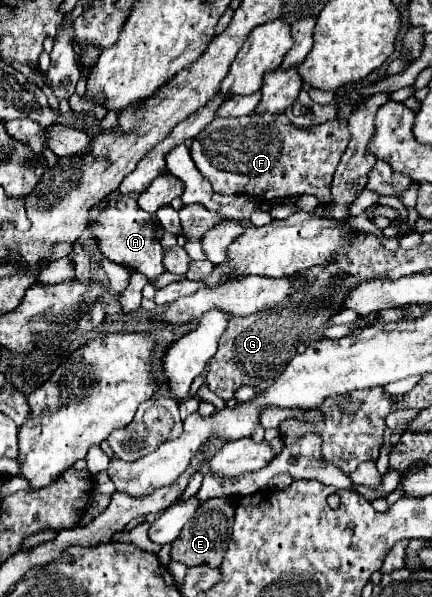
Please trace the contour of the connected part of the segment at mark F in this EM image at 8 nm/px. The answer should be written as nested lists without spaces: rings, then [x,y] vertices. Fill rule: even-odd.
[[[254,113],[214,119],[210,127],[202,129],[200,135],[194,137],[190,153],[198,171],[208,177],[212,189],[220,195],[246,193],[262,201],[276,201],[308,193],[322,205],[328,205],[332,201],[332,175],[348,147],[348,141],[350,131],[342,119],[302,129],[292,125],[284,113]],[[226,141],[236,141],[238,145],[226,145]]]

